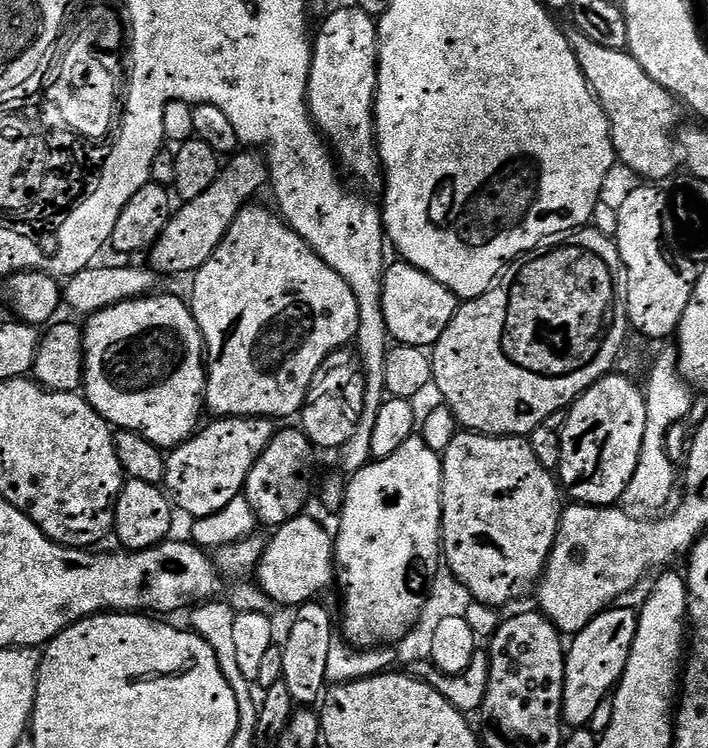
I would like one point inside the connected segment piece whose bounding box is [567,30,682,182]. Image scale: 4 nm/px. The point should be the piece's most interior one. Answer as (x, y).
(644, 118)

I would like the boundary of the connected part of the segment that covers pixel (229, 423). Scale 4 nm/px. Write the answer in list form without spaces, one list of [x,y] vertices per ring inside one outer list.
[[[225,416],[205,423],[195,436],[171,449],[166,456],[166,474],[163,487],[173,505],[180,508],[188,518],[218,514],[222,506],[234,502],[244,490],[244,483],[254,470],[254,462],[266,450],[277,425],[262,416]]]

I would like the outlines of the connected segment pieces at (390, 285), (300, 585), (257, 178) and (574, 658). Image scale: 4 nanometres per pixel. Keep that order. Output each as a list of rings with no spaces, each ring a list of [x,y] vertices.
[[[400,258],[397,261],[397,264],[389,263],[385,267],[382,282],[382,314],[386,318],[388,335],[397,345],[405,344],[411,348],[431,349],[438,342],[438,338],[442,338],[446,326],[450,326],[458,307],[458,298],[449,288],[442,286],[442,282],[430,278],[430,274],[418,270],[407,260]]]
[[[301,514],[295,516],[290,522],[279,525],[275,529],[276,532],[264,545],[264,553],[259,564],[254,569],[255,579],[258,586],[273,602],[280,600],[284,604],[292,604],[291,606],[299,606],[315,601],[316,596],[323,588],[333,587],[334,569],[336,567],[336,550],[334,547],[334,536],[331,531],[327,532],[314,517],[309,514]]]
[[[240,150],[223,165],[218,178],[210,185],[210,190],[198,194],[198,198],[181,203],[173,211],[172,221],[162,230],[162,234],[147,253],[147,263],[157,274],[165,272],[168,276],[176,276],[179,272],[194,274],[208,261],[210,254],[218,250],[222,238],[226,238],[226,230],[238,218],[238,214],[249,207],[252,195],[260,187],[269,183],[268,162],[259,151]]]
[[[609,606],[599,612],[580,633],[571,637],[564,657],[564,718],[563,723],[575,730],[588,726],[602,700],[613,695],[626,670],[638,630],[637,609]]]

